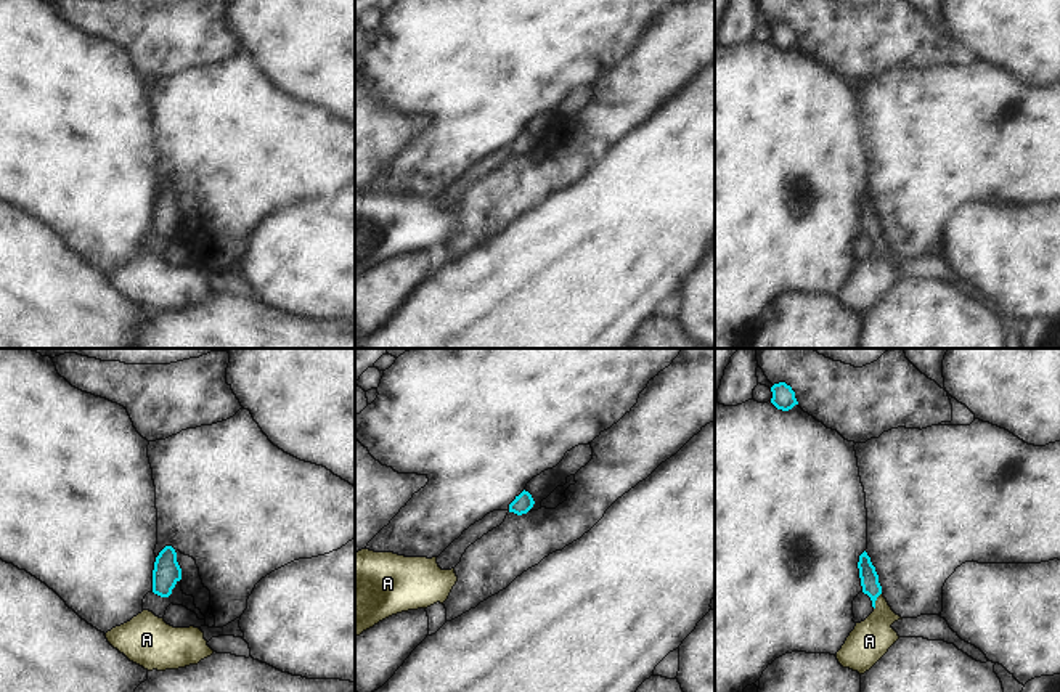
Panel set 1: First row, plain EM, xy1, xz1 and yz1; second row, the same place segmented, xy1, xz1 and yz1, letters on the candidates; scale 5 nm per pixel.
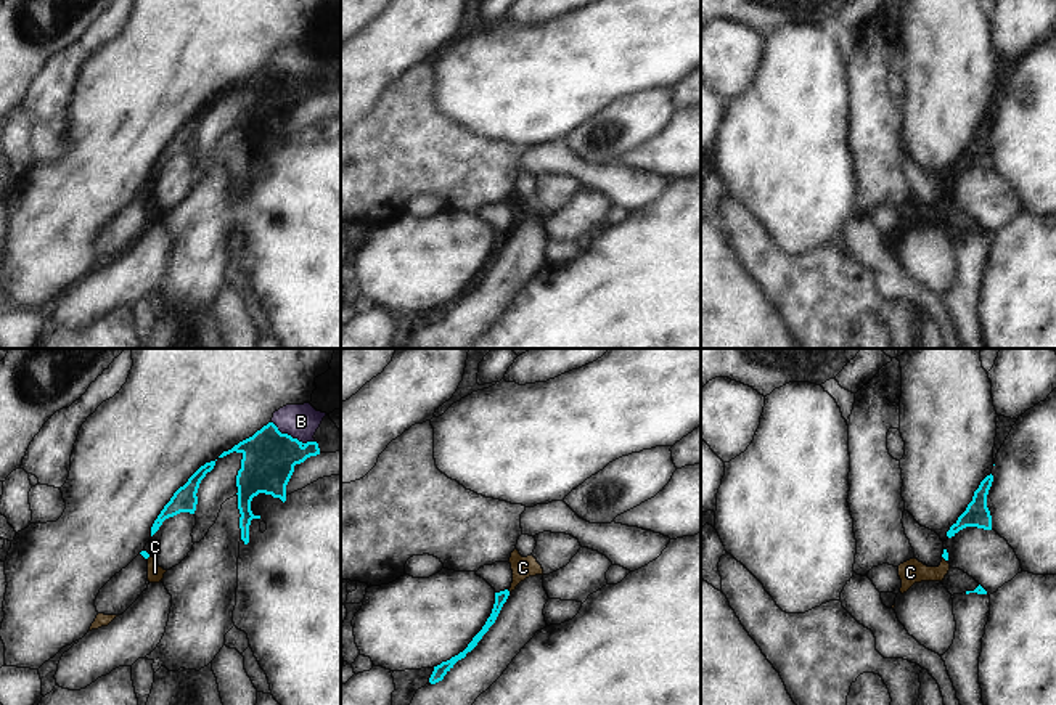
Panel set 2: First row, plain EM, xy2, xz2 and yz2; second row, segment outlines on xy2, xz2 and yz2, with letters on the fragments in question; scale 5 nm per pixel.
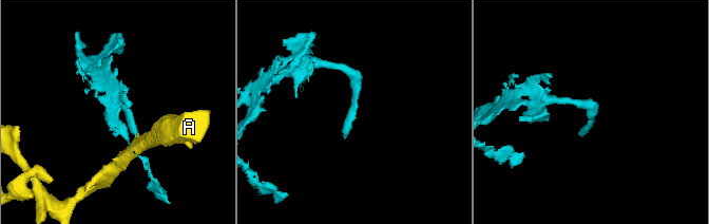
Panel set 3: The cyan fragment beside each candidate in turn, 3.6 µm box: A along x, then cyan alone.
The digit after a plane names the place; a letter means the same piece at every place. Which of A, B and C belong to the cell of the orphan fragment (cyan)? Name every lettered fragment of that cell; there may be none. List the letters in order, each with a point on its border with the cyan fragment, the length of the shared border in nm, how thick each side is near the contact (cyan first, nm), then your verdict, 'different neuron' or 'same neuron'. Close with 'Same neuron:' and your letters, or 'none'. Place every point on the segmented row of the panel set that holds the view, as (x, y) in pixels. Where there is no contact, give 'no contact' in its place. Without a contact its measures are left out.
A: yz1 (876, 599) | 90 nm | 100/200 nm | same neuron
B: xy2 (291, 437) | 240 nm | 280/180 nm | different neuron
C: yz2 (944, 558) | 40 nm | 30/120 nm | different neuron
Same neuron: A

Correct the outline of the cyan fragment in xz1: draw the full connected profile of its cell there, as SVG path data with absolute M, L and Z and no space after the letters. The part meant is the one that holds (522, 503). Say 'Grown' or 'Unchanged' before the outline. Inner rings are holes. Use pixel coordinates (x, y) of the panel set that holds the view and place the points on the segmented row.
Unchanged. M522 491L516 499L509 504L509 512L517 515L527 514L533 507L535 501L528 491Z

